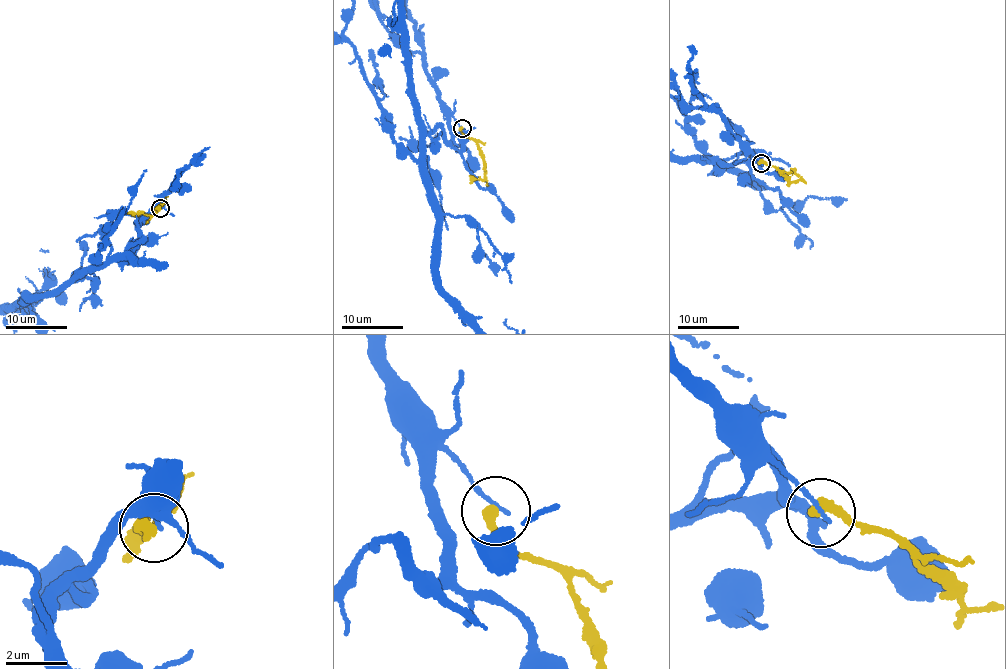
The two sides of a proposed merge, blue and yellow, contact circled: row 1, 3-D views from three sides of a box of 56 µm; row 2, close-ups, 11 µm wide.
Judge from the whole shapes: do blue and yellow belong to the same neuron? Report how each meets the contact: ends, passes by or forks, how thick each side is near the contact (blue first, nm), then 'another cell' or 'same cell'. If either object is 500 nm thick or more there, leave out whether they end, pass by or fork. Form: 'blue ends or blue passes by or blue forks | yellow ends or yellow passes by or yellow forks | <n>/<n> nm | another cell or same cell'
blue ends | yellow ends | 110/360 nm | another cell

